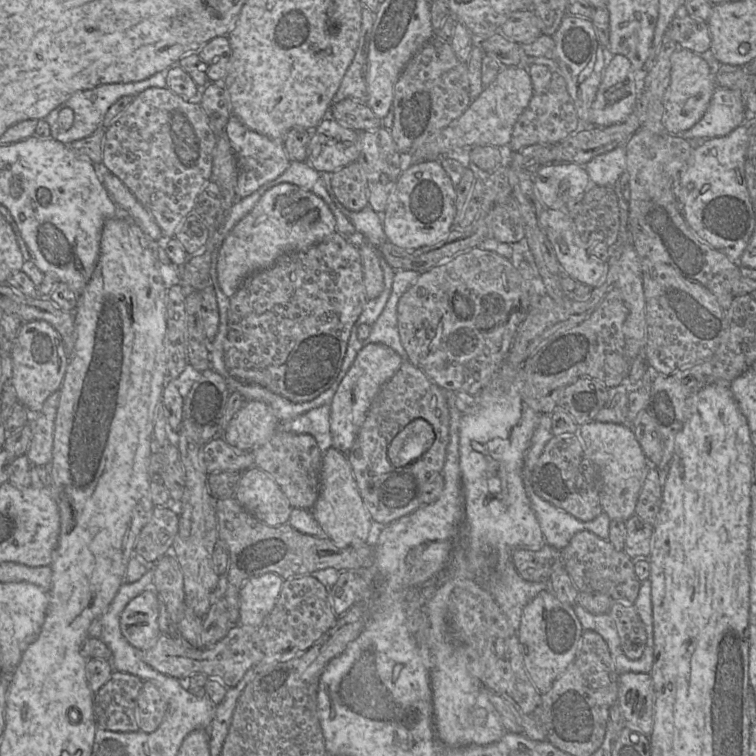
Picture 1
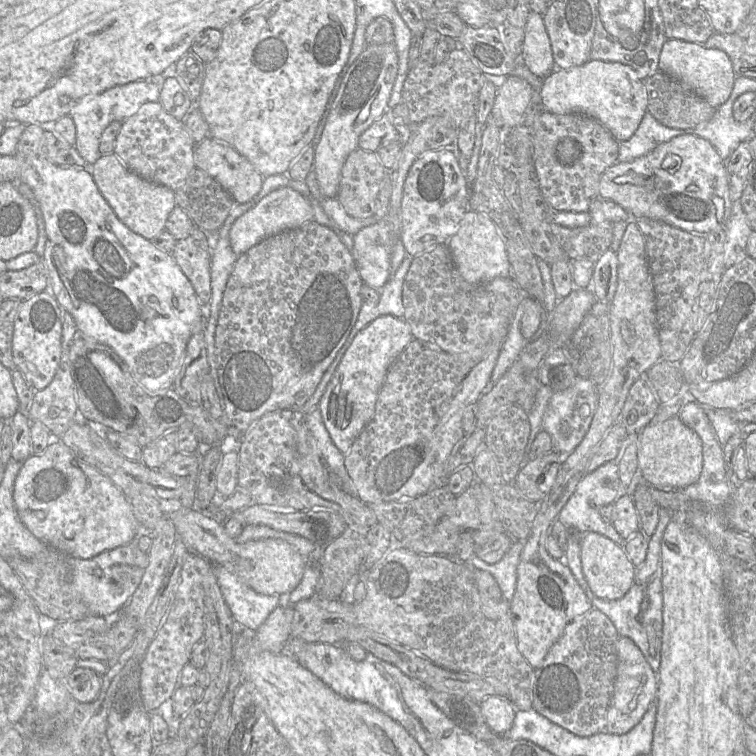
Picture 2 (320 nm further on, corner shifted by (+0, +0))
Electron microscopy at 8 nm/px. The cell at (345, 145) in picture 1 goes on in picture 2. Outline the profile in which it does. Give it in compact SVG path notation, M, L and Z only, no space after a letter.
M390 110L373 122L359 137L358 148L376 152L392 142L401 142L401 134L392 124Z

